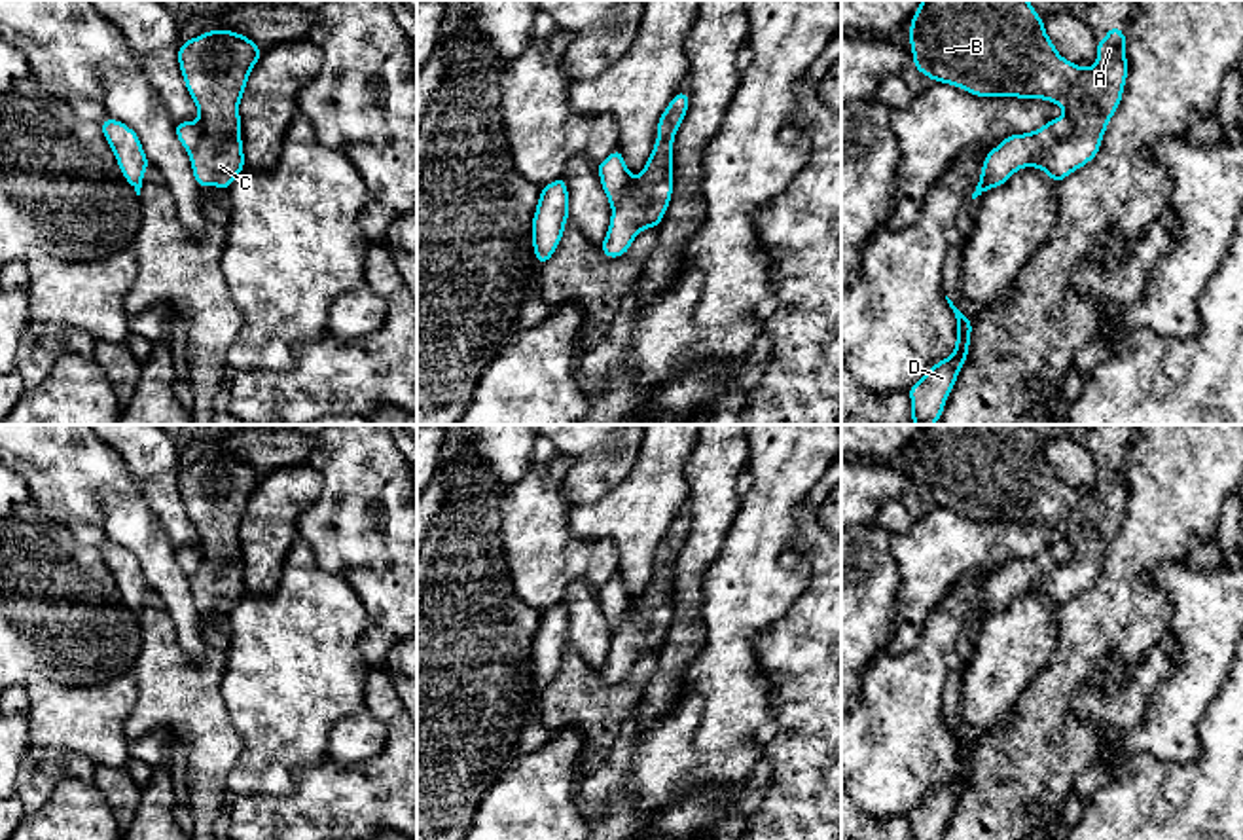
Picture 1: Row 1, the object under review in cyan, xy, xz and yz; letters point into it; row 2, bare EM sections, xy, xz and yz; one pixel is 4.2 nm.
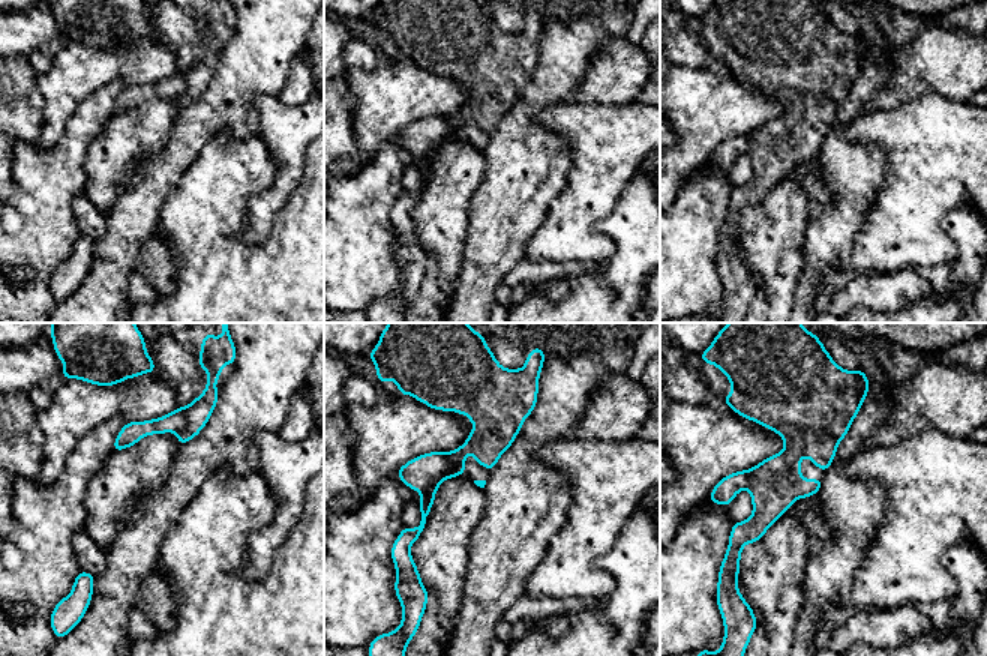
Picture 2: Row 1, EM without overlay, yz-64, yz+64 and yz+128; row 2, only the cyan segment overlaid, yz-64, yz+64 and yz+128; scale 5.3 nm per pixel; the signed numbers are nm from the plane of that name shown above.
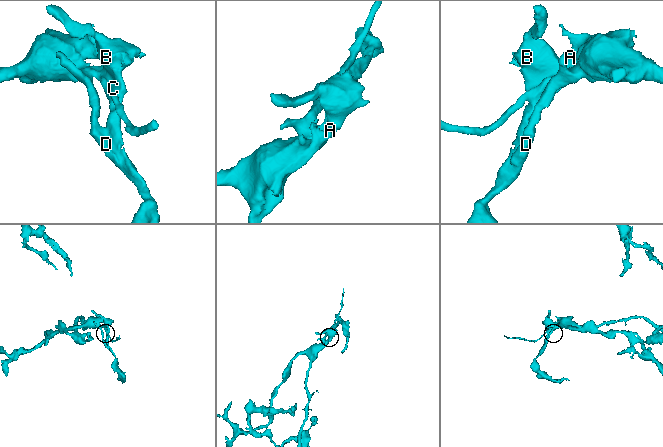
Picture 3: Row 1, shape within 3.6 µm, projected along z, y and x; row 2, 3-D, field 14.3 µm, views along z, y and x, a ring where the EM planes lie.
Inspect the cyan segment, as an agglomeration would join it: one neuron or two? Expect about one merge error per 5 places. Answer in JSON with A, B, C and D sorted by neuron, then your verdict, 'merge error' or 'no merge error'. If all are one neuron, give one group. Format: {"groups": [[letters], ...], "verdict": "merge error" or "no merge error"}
{"groups": [["A", "B", "C"], ["D"]], "verdict": "merge error"}

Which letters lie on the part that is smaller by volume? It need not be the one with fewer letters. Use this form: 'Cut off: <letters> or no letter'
Cut off: D

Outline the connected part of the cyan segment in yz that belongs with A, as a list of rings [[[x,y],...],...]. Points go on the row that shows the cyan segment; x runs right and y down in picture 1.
[[[923,0],[910,25],[911,63],[932,82],[957,85],[976,97],[1044,99],[1071,116],[1072,135],[1031,163],[1057,184],[1090,163],[1101,148],[1127,78],[1126,40],[1118,23],[1112,25],[1097,42],[1097,63],[1080,68],[1057,53],[1044,21],[1027,0]]]

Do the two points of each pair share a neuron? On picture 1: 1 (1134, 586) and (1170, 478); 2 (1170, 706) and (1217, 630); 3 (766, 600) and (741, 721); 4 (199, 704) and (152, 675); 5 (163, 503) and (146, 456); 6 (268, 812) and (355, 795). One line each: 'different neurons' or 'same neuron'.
1: same neuron
2: same neuron
3: same neuron
4: same neuron
5: same neuron
6: same neuron

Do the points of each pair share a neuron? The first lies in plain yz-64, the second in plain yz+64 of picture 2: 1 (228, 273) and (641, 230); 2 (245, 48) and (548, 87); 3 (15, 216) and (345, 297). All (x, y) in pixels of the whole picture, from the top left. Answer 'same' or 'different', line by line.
1: same
2: same
3: same

